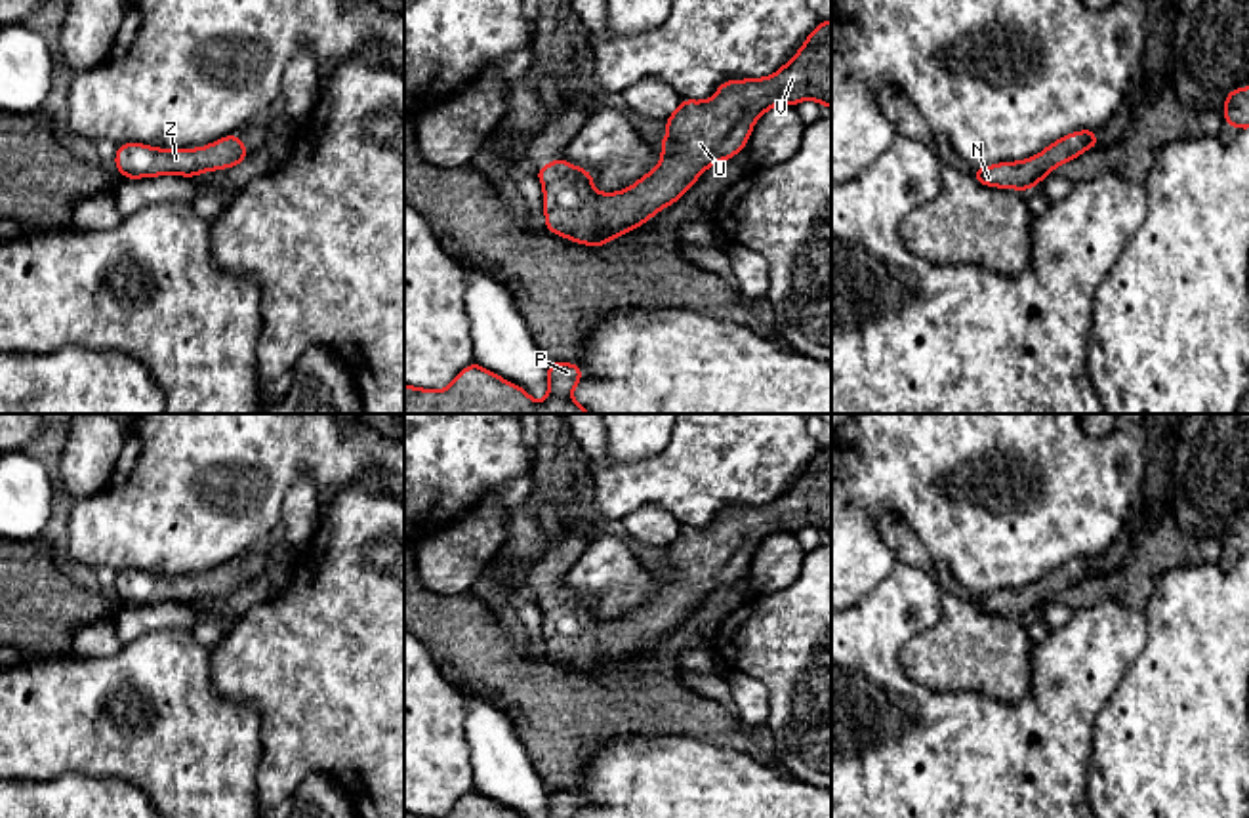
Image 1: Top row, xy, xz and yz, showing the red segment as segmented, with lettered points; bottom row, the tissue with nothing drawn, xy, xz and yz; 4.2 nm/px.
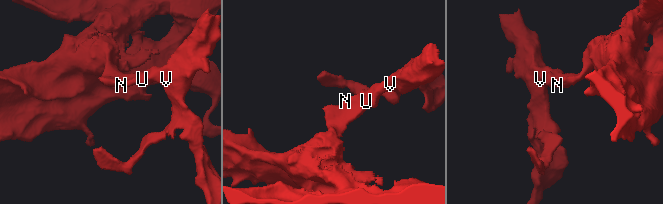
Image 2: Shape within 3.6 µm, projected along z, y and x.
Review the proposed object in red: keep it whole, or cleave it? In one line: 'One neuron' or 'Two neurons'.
One neuron

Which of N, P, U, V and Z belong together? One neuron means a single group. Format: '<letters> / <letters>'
N P U V Z

